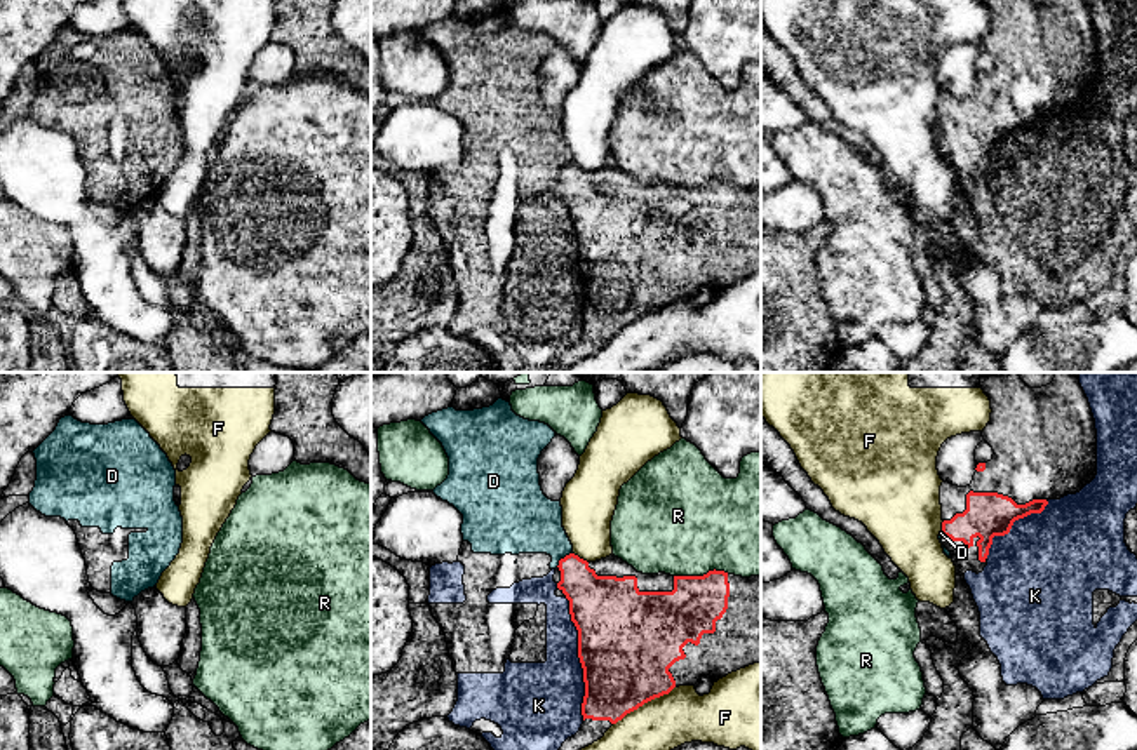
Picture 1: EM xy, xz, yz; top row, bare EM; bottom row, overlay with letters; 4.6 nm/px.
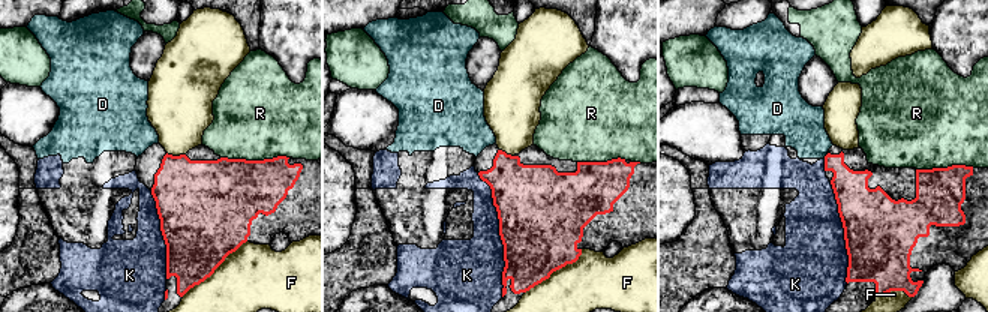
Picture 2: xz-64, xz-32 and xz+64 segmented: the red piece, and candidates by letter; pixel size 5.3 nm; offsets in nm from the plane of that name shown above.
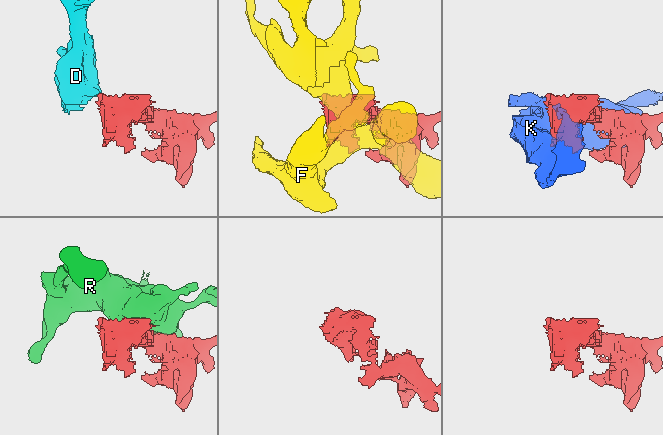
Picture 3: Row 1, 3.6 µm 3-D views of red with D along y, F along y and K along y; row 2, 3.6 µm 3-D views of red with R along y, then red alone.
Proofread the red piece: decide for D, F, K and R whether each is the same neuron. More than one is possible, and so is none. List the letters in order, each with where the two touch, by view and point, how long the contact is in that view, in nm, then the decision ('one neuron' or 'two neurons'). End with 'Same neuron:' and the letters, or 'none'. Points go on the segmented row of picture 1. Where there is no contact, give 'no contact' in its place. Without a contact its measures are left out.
D: xz (565, 557) | 100 nm | two neurons
F: xz (643, 703) | 340 nm | two neurons
K: xz (578, 656) | 550 nm | two neurons
R: xz (700, 576) | 260 nm | two neurons
Same neuron: none

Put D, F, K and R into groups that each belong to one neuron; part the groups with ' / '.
D K / F / R

